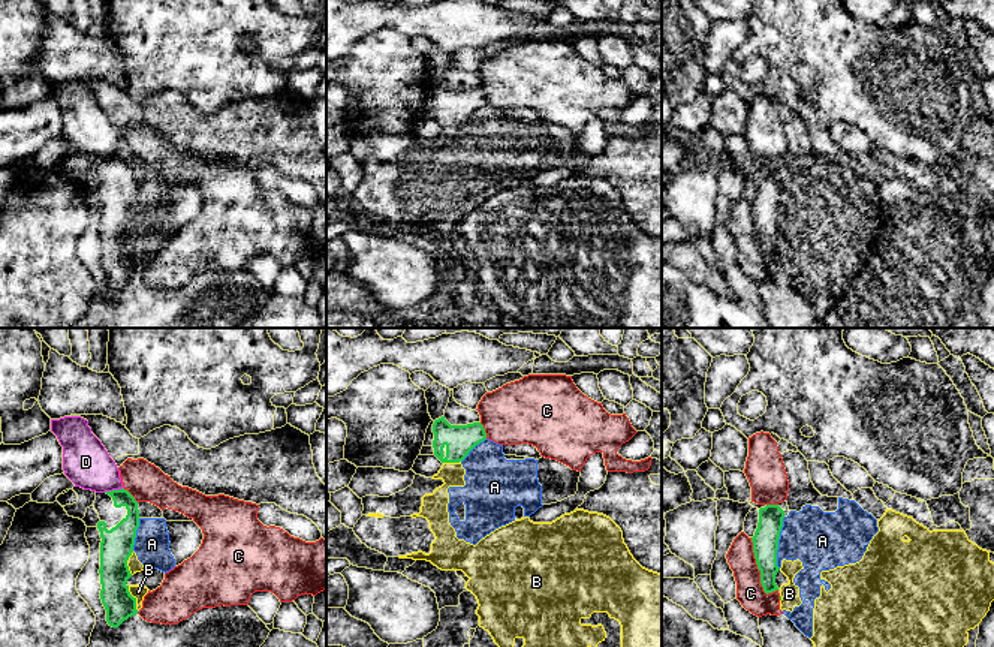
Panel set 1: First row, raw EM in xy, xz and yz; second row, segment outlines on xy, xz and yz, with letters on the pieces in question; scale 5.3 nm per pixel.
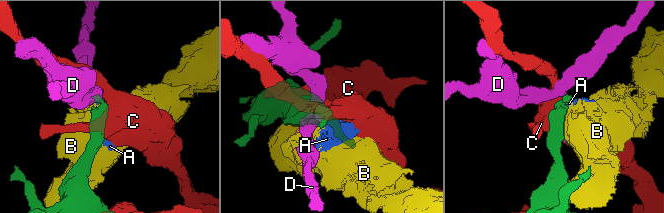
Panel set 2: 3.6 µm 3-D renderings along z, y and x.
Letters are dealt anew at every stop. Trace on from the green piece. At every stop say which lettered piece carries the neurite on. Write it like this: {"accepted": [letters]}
{"accepted": []}

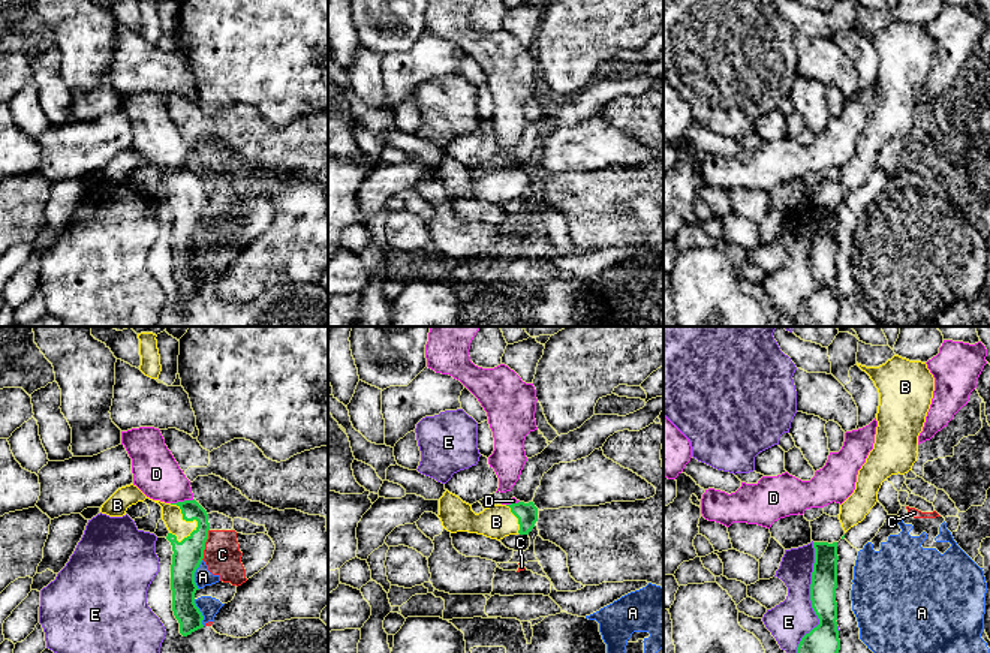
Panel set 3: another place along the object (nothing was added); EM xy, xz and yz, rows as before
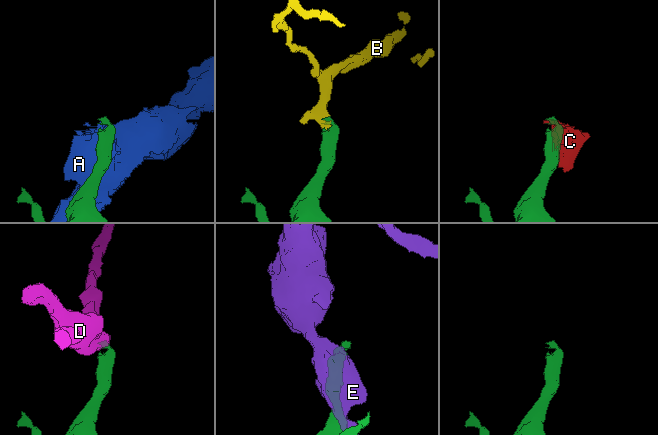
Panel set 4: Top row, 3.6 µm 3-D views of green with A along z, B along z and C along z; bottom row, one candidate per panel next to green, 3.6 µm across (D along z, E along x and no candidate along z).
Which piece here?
{"accepted": ["B"]}

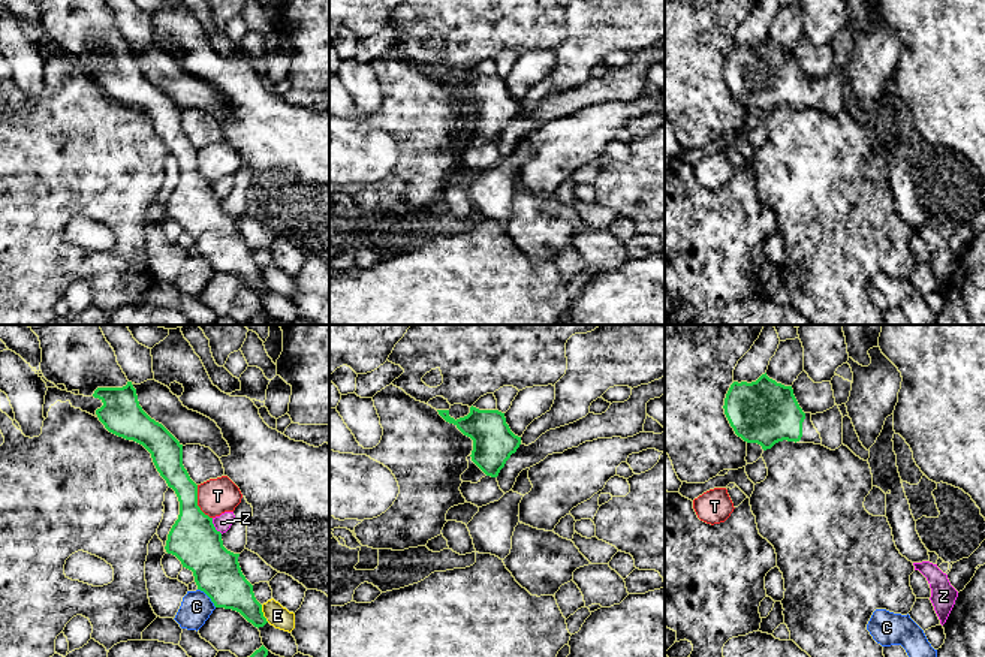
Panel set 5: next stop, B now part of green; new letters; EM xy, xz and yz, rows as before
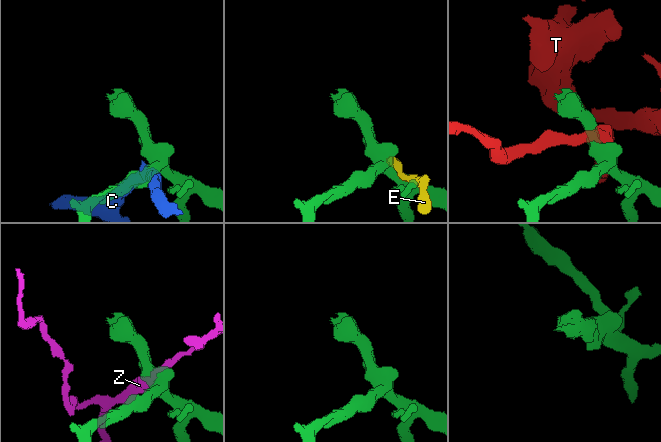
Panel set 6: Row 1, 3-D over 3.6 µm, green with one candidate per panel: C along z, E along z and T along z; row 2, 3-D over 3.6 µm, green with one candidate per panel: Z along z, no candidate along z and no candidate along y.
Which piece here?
{"accepted": []}

